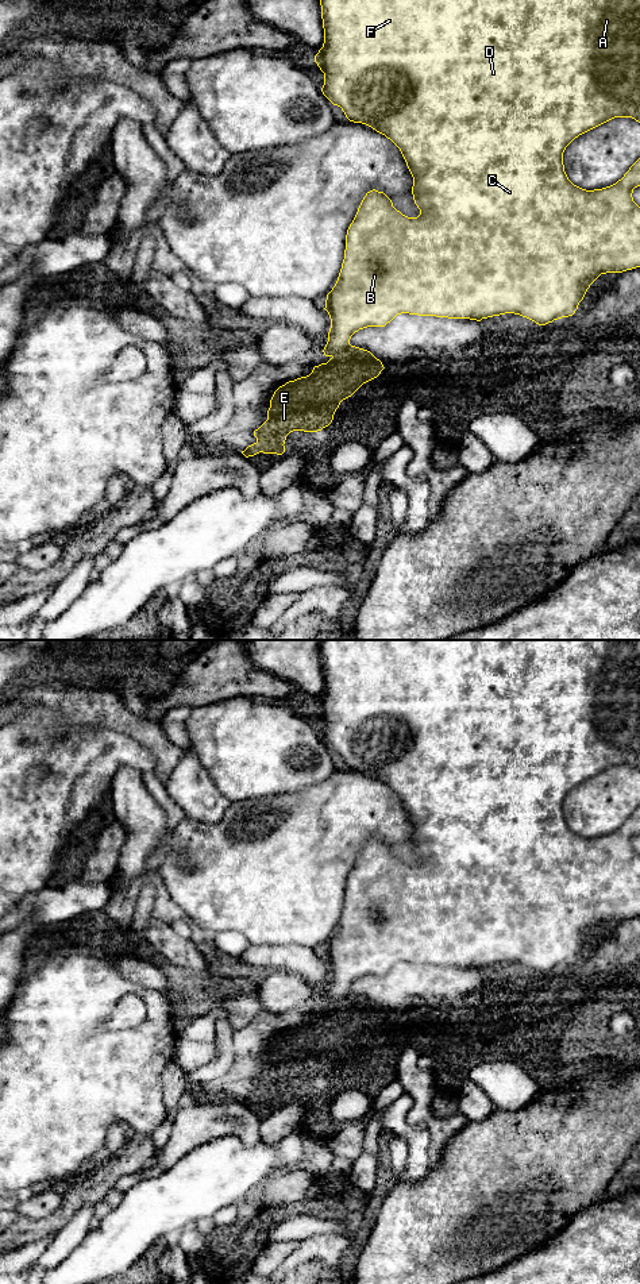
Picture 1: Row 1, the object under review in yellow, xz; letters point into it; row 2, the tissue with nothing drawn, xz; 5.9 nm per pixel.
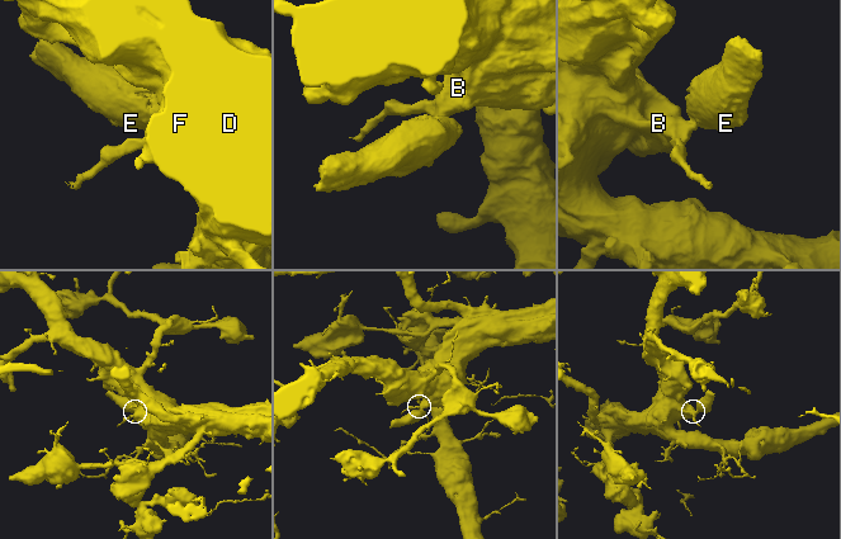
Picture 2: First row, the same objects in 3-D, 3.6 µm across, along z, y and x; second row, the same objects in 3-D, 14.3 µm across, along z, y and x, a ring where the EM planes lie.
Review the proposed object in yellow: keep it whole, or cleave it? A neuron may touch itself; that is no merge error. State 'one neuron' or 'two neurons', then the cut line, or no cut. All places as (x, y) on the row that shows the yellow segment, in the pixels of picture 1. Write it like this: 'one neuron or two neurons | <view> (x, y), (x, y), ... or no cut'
two neurons | xz (350, 344), (331, 355)

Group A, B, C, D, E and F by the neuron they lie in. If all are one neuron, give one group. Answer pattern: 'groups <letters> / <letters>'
groups A B C D F / E

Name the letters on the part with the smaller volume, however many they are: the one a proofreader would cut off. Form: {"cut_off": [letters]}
{"cut_off": ["E"]}

